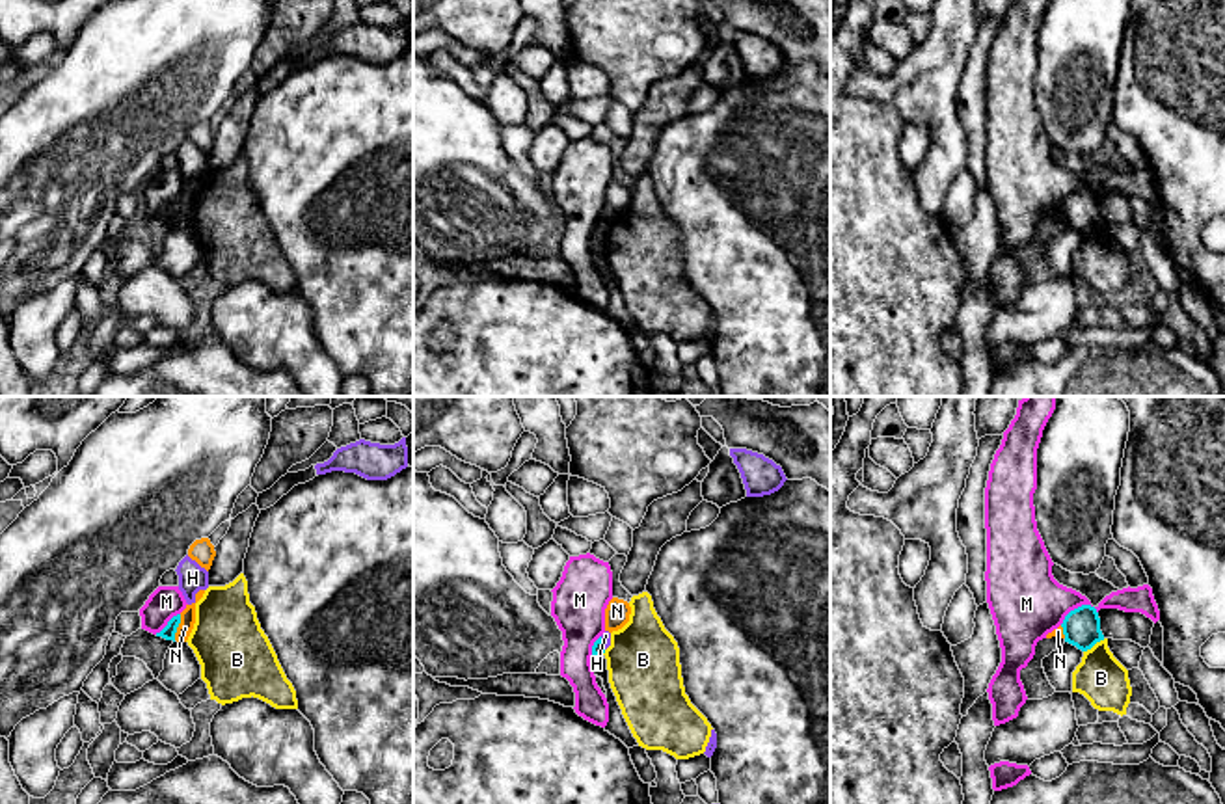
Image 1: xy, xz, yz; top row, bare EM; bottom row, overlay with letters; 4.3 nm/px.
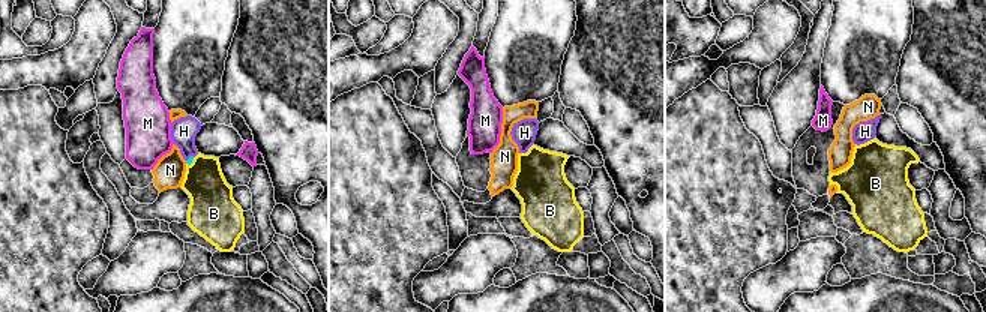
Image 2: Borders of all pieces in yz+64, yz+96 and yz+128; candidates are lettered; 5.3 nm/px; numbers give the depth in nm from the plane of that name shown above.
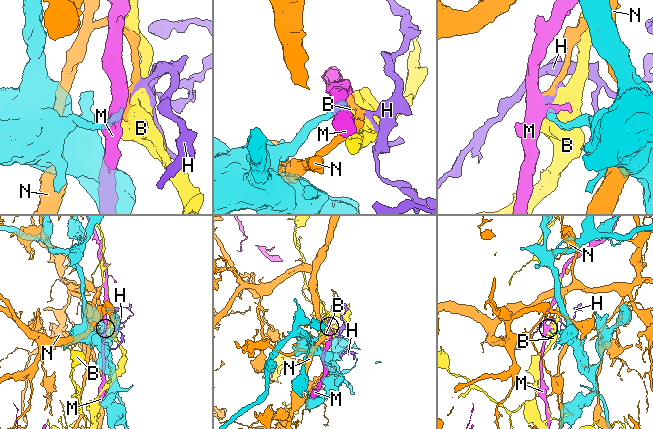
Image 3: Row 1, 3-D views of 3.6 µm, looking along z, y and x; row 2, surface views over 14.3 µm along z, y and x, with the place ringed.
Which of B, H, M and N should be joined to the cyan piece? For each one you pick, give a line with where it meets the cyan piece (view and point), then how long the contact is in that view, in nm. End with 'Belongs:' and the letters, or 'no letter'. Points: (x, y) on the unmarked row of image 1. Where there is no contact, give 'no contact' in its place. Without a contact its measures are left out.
H: meets cyan in xz at (604, 226); contact 60 nm long
Belongs: H

